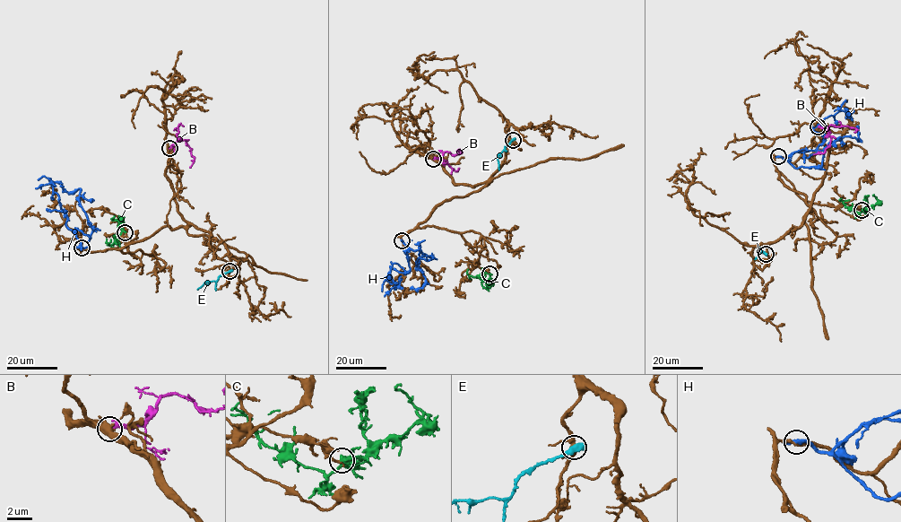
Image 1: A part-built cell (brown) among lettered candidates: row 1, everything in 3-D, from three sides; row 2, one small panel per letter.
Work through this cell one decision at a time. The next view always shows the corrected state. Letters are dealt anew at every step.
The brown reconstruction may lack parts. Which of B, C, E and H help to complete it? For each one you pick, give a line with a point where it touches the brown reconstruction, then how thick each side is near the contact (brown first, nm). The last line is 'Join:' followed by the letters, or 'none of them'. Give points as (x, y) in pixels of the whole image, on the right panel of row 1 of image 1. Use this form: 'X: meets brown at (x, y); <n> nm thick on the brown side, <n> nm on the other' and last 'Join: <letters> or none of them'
Join: none of them

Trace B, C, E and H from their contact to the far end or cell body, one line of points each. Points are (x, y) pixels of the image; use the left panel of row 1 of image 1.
B: (169, 148), (185, 140), (194, 157), (189, 167)
C: (125, 232), (109, 245), (107, 244), (110, 239)
E: (229, 271), (197, 290)
H: (82, 247), (88, 247), (92, 232), (78, 200), (81, 189), (67, 192), (60, 185)

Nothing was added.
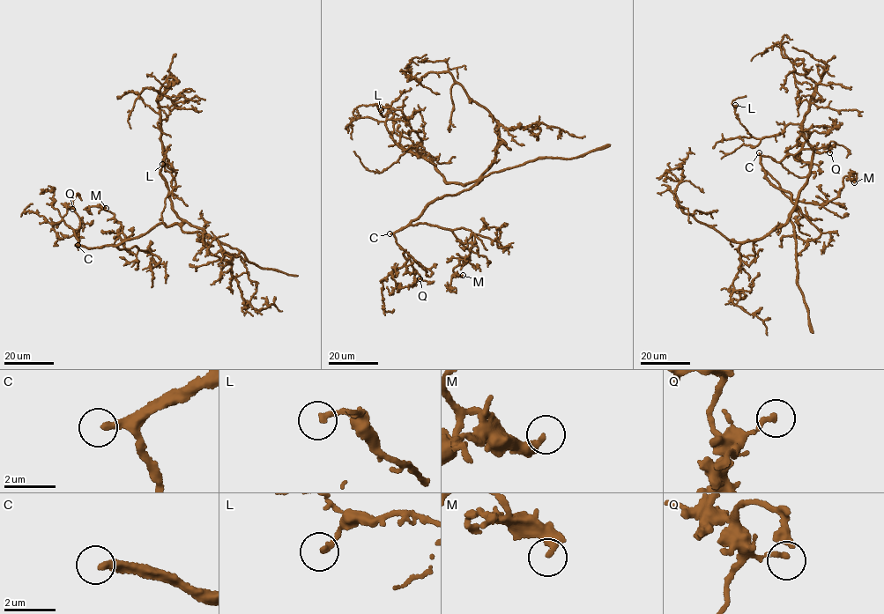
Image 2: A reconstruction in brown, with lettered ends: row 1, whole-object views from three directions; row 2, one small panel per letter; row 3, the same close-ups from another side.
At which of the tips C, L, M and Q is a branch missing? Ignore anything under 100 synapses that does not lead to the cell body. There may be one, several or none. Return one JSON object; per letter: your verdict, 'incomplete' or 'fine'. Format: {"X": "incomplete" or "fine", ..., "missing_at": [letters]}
{"C": "incomplete", "L": "fine", "M": "fine", "Q": "fine", "missing_at": ["C"]}

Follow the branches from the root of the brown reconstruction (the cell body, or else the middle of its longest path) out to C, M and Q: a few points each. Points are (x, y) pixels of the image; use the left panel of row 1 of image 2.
C: (176, 216), (182, 223), (168, 226), (159, 225), (145, 233), (114, 246), (89, 248), (78, 245)
M: (176, 216), (182, 223), (162, 223), (100, 247), (124, 247), (122, 225), (101, 208), (106, 208)
Q: (176, 216), (182, 223), (89, 248), (76, 244), (79, 219), (72, 209)

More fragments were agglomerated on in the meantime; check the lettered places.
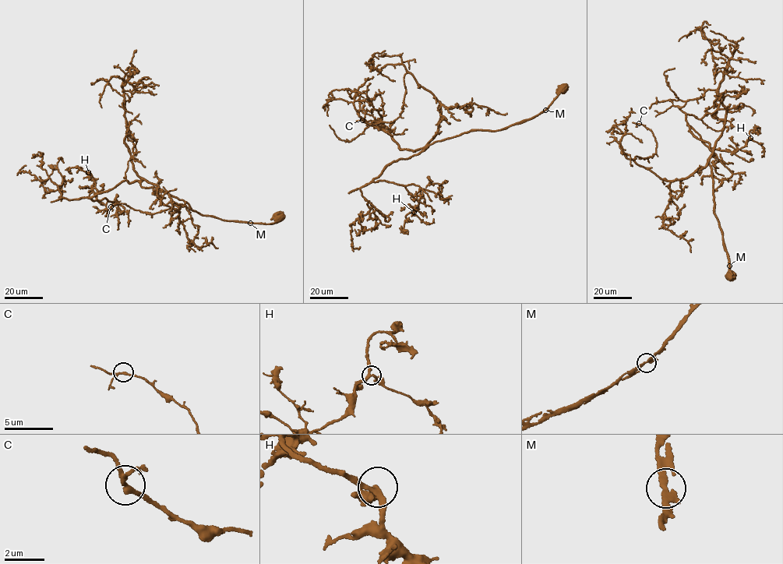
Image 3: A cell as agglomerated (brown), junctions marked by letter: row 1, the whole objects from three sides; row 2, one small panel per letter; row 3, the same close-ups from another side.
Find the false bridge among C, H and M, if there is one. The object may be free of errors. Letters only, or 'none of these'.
none of these

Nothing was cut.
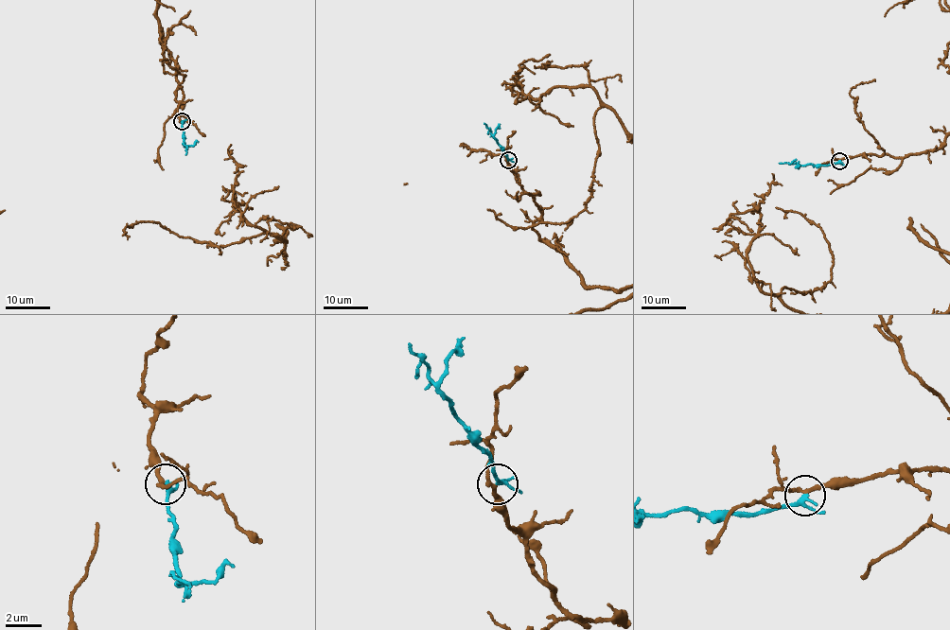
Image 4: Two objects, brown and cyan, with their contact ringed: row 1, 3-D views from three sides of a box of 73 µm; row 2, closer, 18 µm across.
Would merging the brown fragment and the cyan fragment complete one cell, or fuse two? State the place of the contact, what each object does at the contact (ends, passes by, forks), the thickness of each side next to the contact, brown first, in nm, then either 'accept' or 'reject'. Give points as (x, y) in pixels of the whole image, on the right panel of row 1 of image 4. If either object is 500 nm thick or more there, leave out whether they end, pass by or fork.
place (839, 161); brown passes by; cyan passes by; calibres 200 and 200 nm; accept

